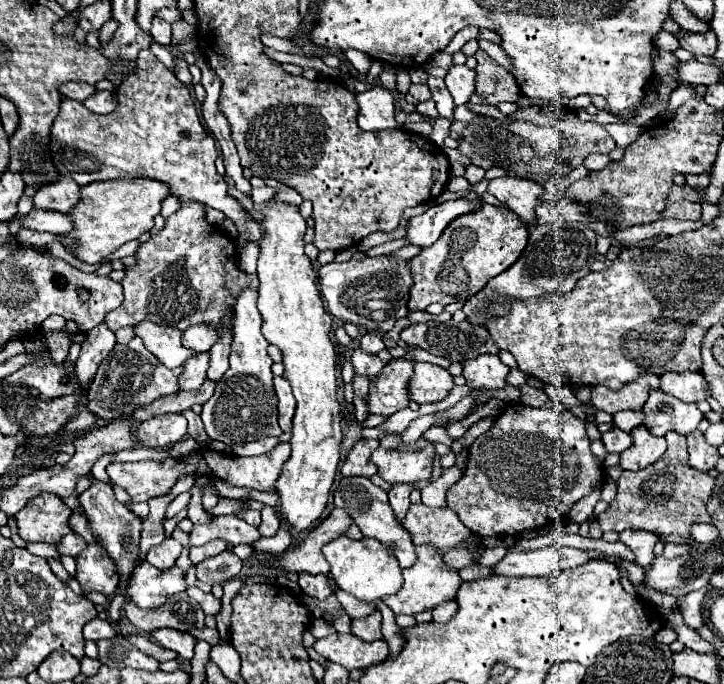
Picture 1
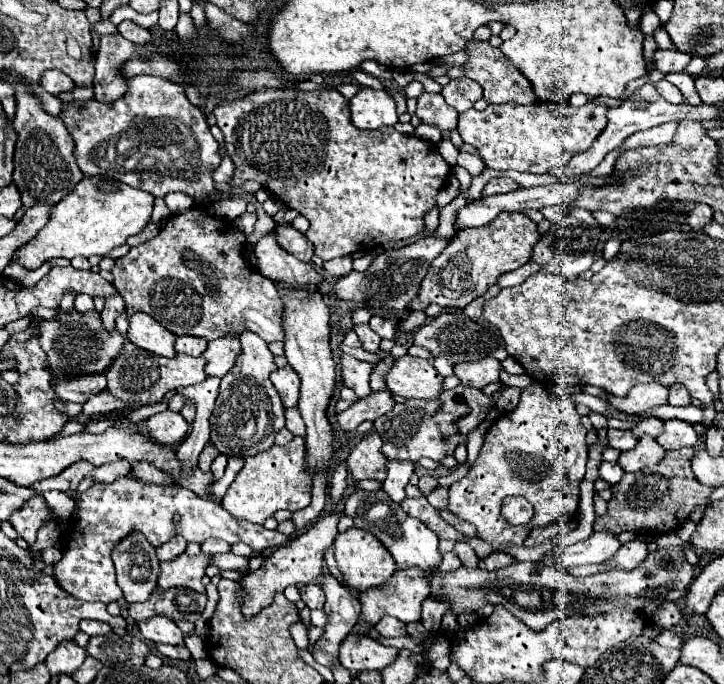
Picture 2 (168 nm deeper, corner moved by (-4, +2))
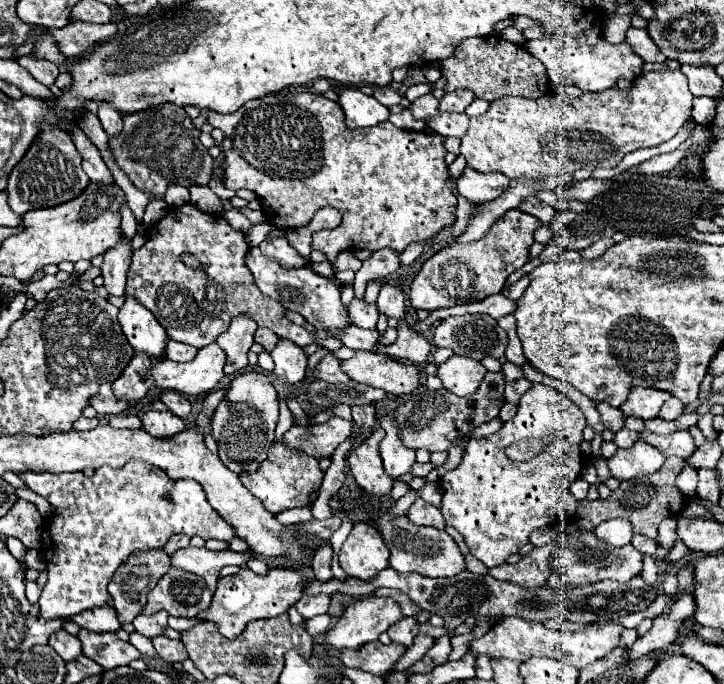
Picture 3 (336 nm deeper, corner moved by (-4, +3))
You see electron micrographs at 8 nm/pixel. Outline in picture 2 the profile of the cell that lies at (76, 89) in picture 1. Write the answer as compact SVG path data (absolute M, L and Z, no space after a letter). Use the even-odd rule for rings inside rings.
M46 71L42 77L40 77L40 85L52 93L52 95L58 95L60 91L70 91L74 87L72 79L68 75L64 75L62 71Z

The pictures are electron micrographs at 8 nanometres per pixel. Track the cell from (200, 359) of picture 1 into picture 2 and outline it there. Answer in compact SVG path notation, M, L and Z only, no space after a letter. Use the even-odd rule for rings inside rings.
M226 335L216 341L210 341L206 353L202 355L208 361L206 373L216 375L216 377L224 377L232 369L232 365L236 363L240 351L242 351L240 339L236 335Z

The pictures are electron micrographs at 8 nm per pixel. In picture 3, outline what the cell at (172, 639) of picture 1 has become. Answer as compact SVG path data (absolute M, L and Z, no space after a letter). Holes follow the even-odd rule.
M160 610L160 612L152 614L152 616L140 614L140 616L136 616L136 620L134 620L132 624L134 624L134 628L136 628L140 634L144 634L146 638L164 636L164 630L166 630L166 626L168 626L168 612Z

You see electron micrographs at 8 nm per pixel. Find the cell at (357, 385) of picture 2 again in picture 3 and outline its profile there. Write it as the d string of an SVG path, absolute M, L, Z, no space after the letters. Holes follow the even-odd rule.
M328 354L328 356L324 356L320 360L320 364L316 366L316 370L310 376L326 380L326 382L332 382L332 384L350 382L350 376L344 376L344 370L340 368L340 364L342 364L340 358L336 358L334 354Z

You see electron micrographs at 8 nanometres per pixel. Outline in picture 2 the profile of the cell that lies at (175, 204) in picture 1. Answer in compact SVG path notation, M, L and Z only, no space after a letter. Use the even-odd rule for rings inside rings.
M168 193L164 197L164 203L170 209L170 213L174 213L174 215L184 213L184 211L194 207L194 199L188 197L186 193Z

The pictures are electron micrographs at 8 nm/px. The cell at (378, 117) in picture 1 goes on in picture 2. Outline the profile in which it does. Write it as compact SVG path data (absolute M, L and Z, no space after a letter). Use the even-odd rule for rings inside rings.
M360 89L350 99L350 113L350 119L358 129L378 129L398 121L396 103L384 89Z

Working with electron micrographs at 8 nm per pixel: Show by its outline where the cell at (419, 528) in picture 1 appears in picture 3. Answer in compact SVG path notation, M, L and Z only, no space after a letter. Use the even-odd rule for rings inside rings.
M418 498L418 500L410 506L410 510L408 510L408 518L410 518L414 524L434 526L434 528L438 528L438 530L444 530L444 528L446 528L440 508L436 508L436 506L424 502L422 498Z

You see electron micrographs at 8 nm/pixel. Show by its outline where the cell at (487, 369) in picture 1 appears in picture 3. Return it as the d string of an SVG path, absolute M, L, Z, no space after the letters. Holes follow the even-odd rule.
M452 356L438 366L438 376L444 388L454 392L456 396L474 394L486 372L488 370L478 360L464 356Z

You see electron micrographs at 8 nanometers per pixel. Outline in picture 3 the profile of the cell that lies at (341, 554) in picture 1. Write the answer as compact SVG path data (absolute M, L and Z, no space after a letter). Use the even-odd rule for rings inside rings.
M356 522L350 536L340 550L342 570L360 580L370 580L384 568L388 568L390 550L386 548L382 536L372 524Z

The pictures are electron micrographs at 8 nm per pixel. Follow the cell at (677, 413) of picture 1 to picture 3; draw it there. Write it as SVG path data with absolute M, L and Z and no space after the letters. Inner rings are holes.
M680 430L668 436L656 436L656 434L646 434L644 440L652 446L656 446L664 456L680 456L680 458L688 458L696 446L694 446L694 438L688 430Z

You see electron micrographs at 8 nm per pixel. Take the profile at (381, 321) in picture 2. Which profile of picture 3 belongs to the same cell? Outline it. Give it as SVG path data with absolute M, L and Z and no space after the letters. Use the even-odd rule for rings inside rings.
M396 284L382 286L376 306L378 312L384 314L386 318L396 318L396 320L404 318L404 296Z

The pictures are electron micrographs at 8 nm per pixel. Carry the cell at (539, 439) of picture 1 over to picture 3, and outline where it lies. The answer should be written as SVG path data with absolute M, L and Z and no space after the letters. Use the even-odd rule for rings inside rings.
M532 384L532 388L520 398L518 402L518 412L512 420L504 422L504 426L486 438L480 440L470 440L466 446L466 452L462 456L462 462L456 470L446 472L440 478L440 488L442 488L442 516L448 526L456 528L466 544L470 554L474 554L480 562L484 562L488 568L500 566L508 560L508 556L518 554L524 544L528 544L530 532L550 526L554 522L558 524L572 524L576 518L576 508L578 500L572 496L570 486L574 480L580 478L582 472L582 452L580 452L580 442L582 442L582 430L586 426L586 418L582 410L564 394L558 390L546 386L546 384ZM524 438L540 438L546 440L546 448L534 456L528 462L514 462L510 460L504 450Z

